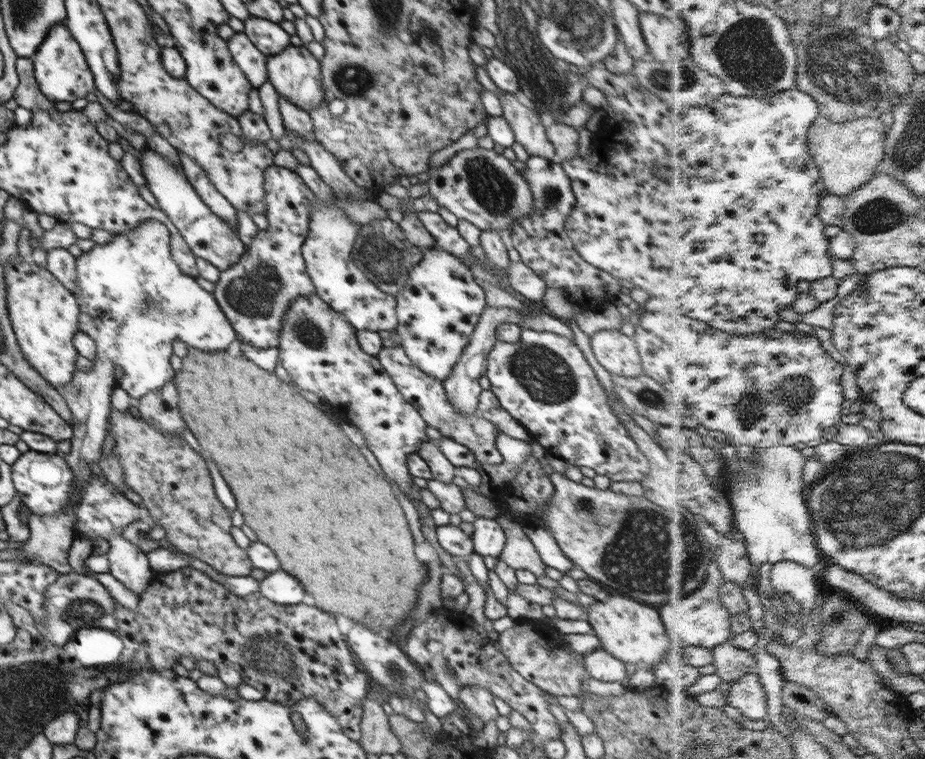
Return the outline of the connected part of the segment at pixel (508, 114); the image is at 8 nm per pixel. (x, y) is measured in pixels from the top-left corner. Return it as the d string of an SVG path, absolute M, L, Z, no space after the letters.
M503 91L498 96L503 108L502 117L511 127L515 142L524 148L529 157L556 160L554 146L547 138L540 114L519 103L513 93Z

